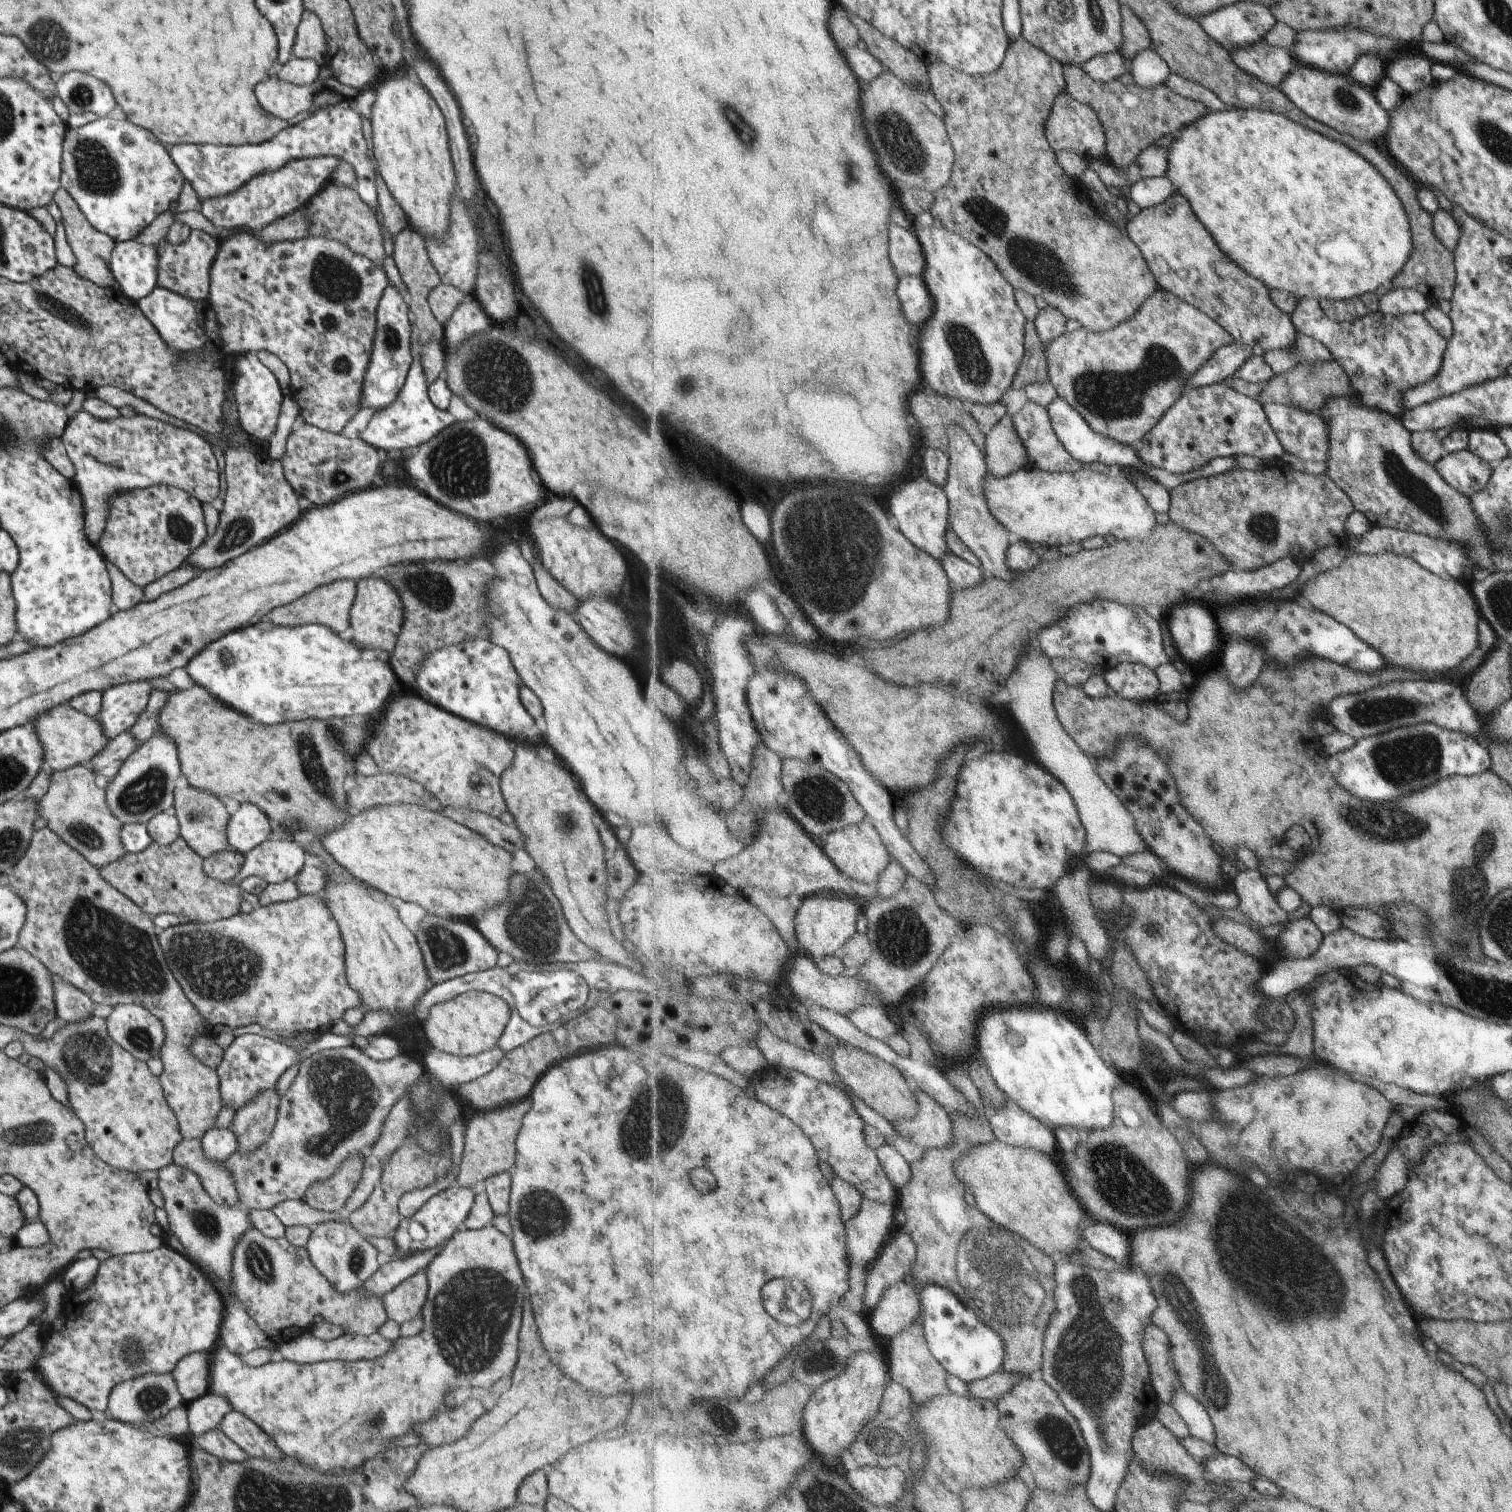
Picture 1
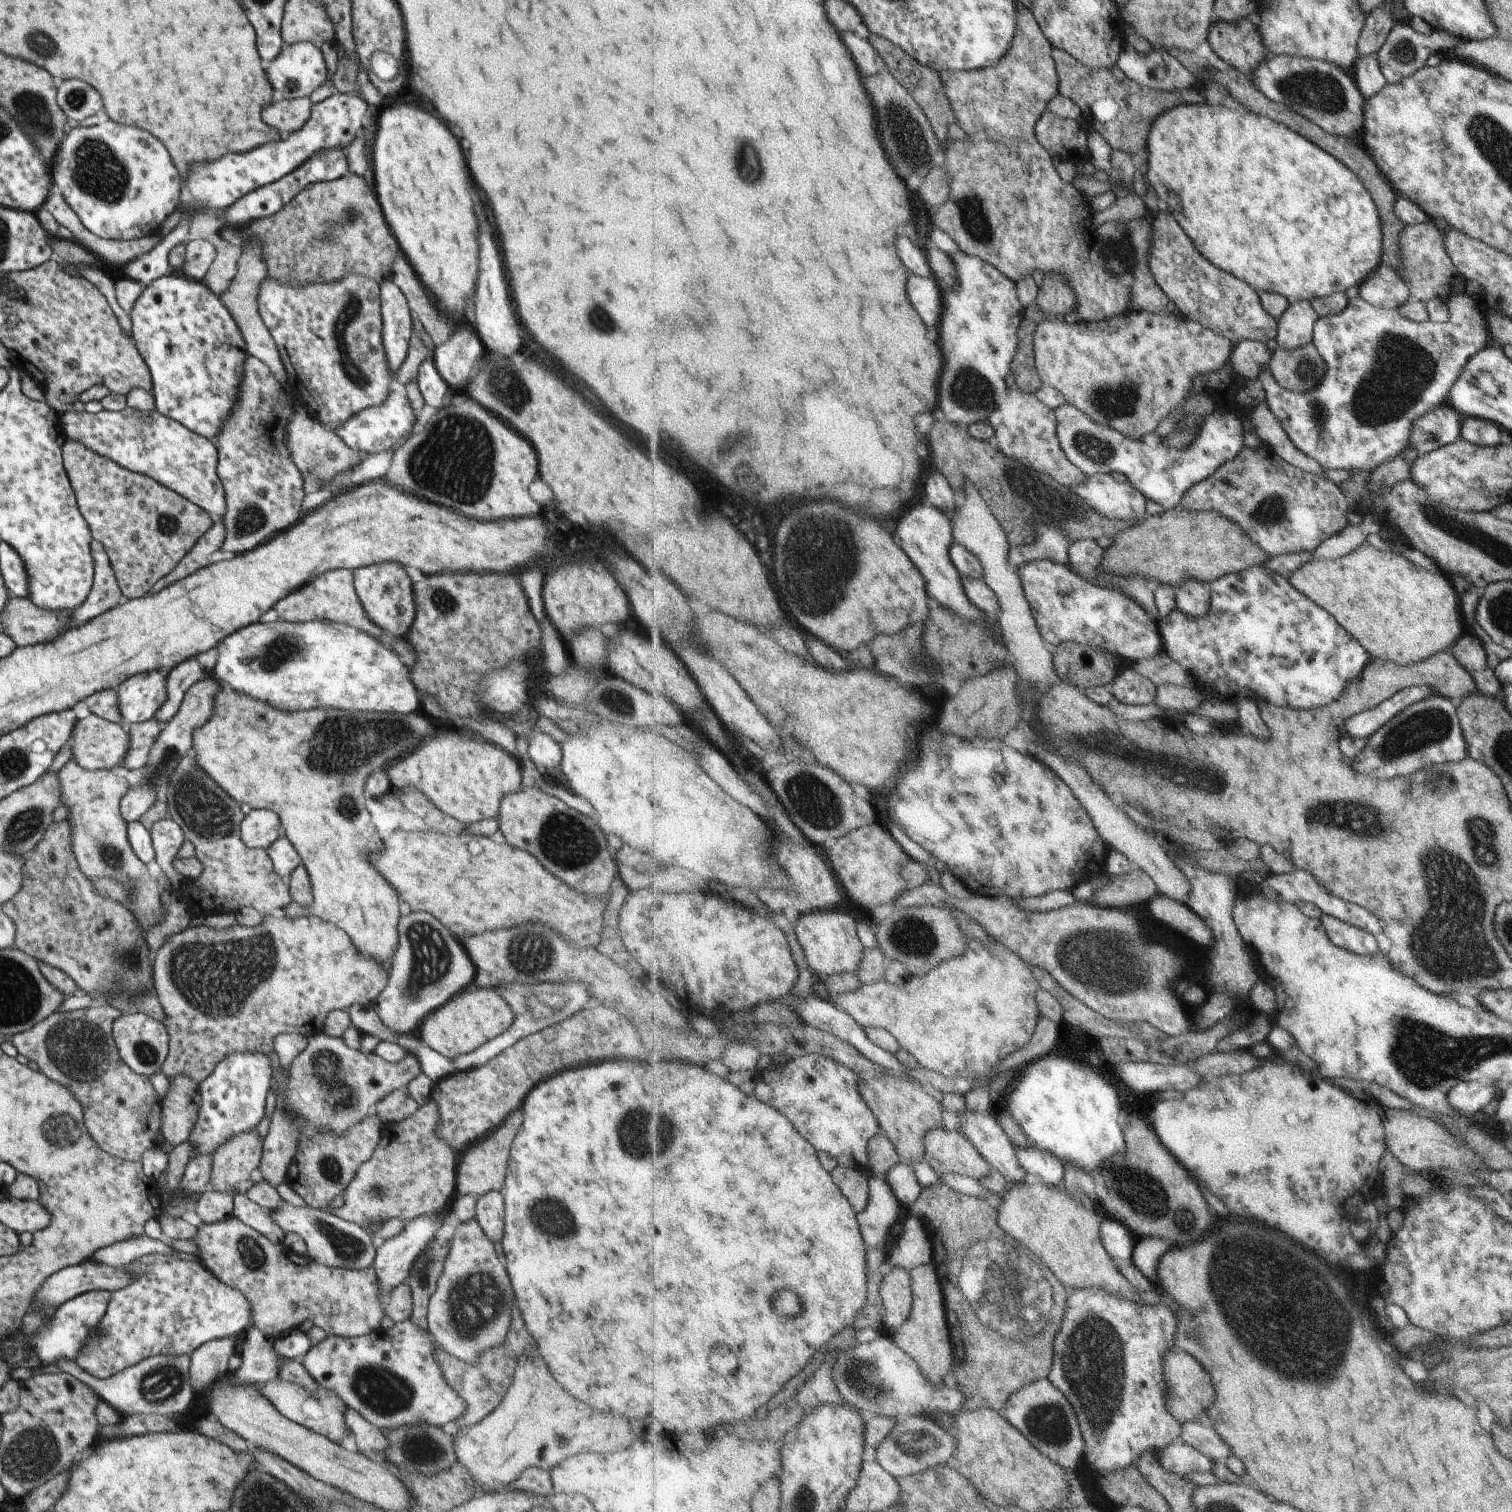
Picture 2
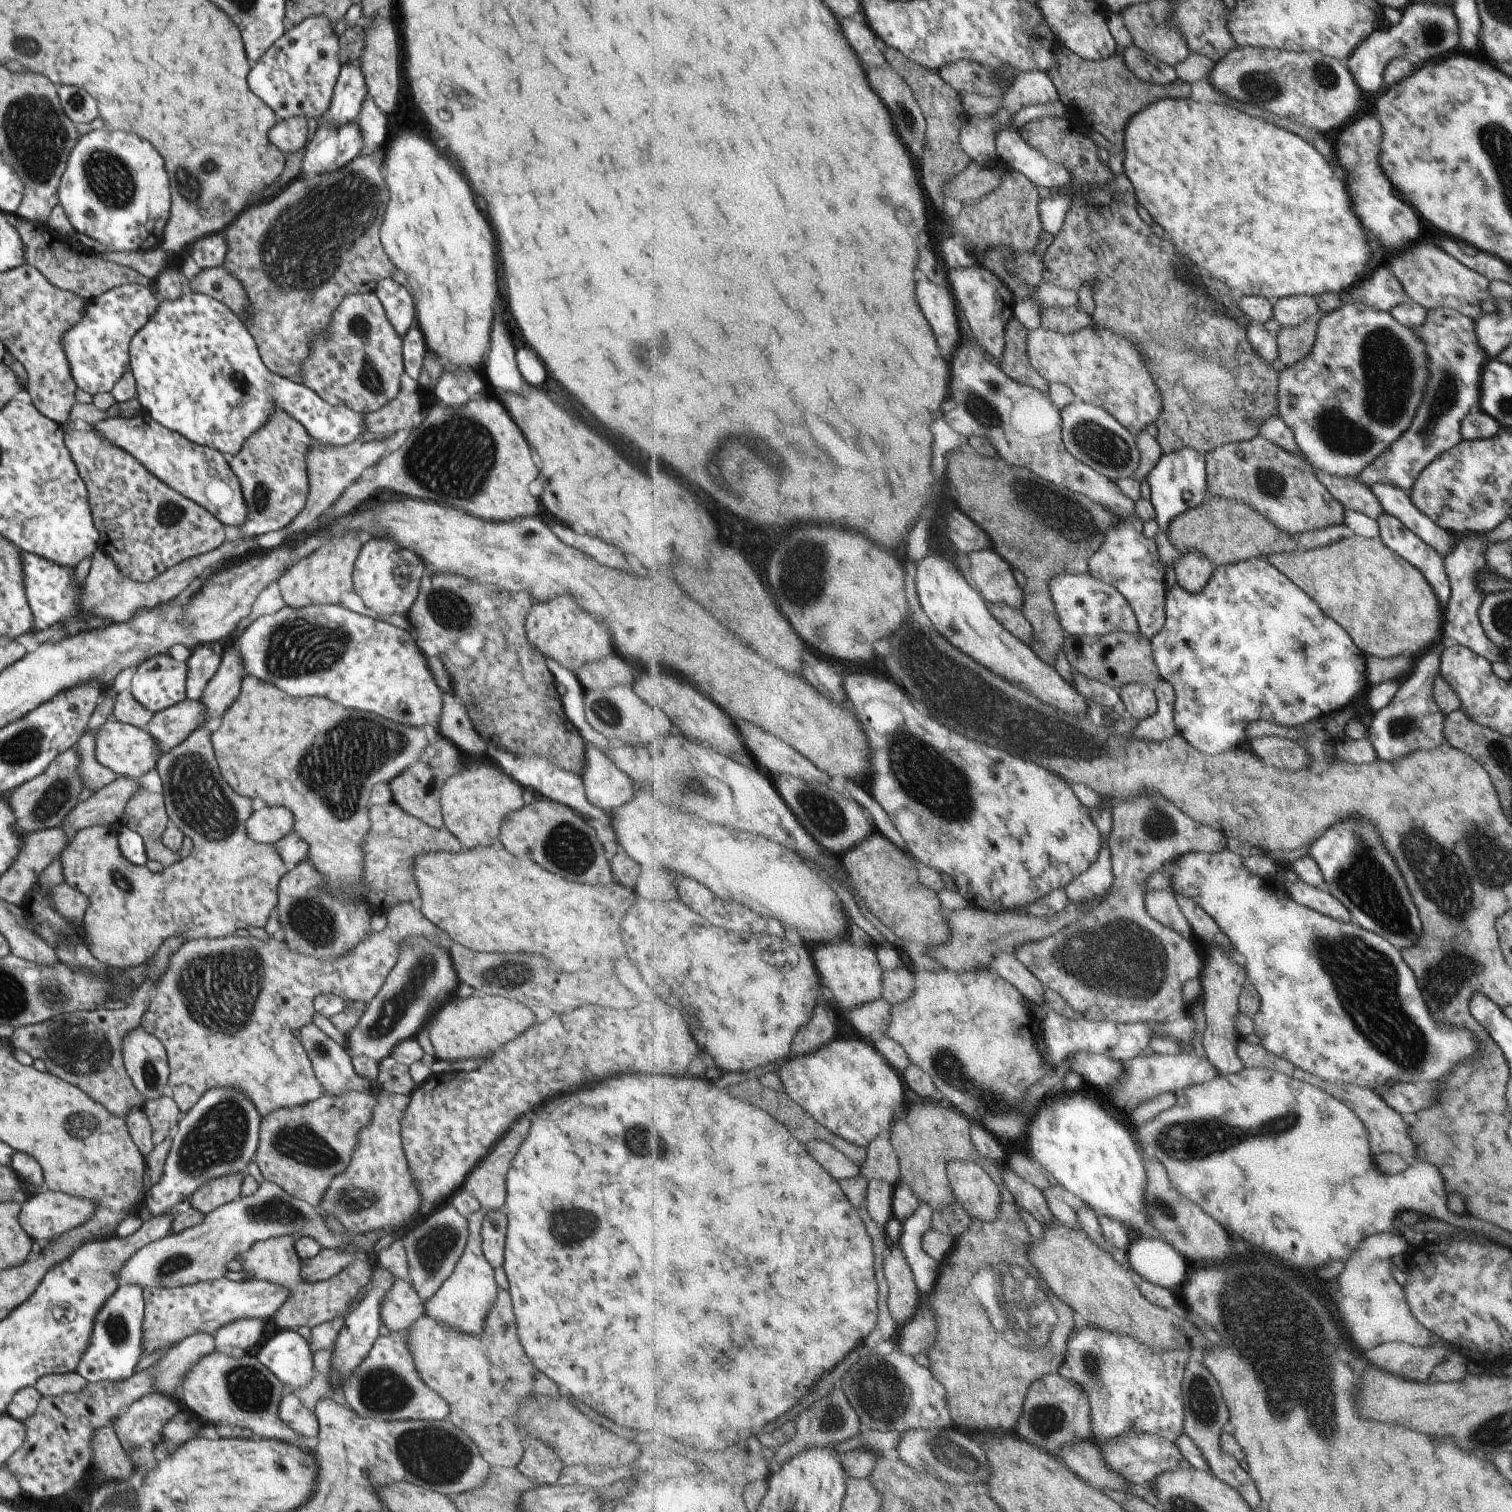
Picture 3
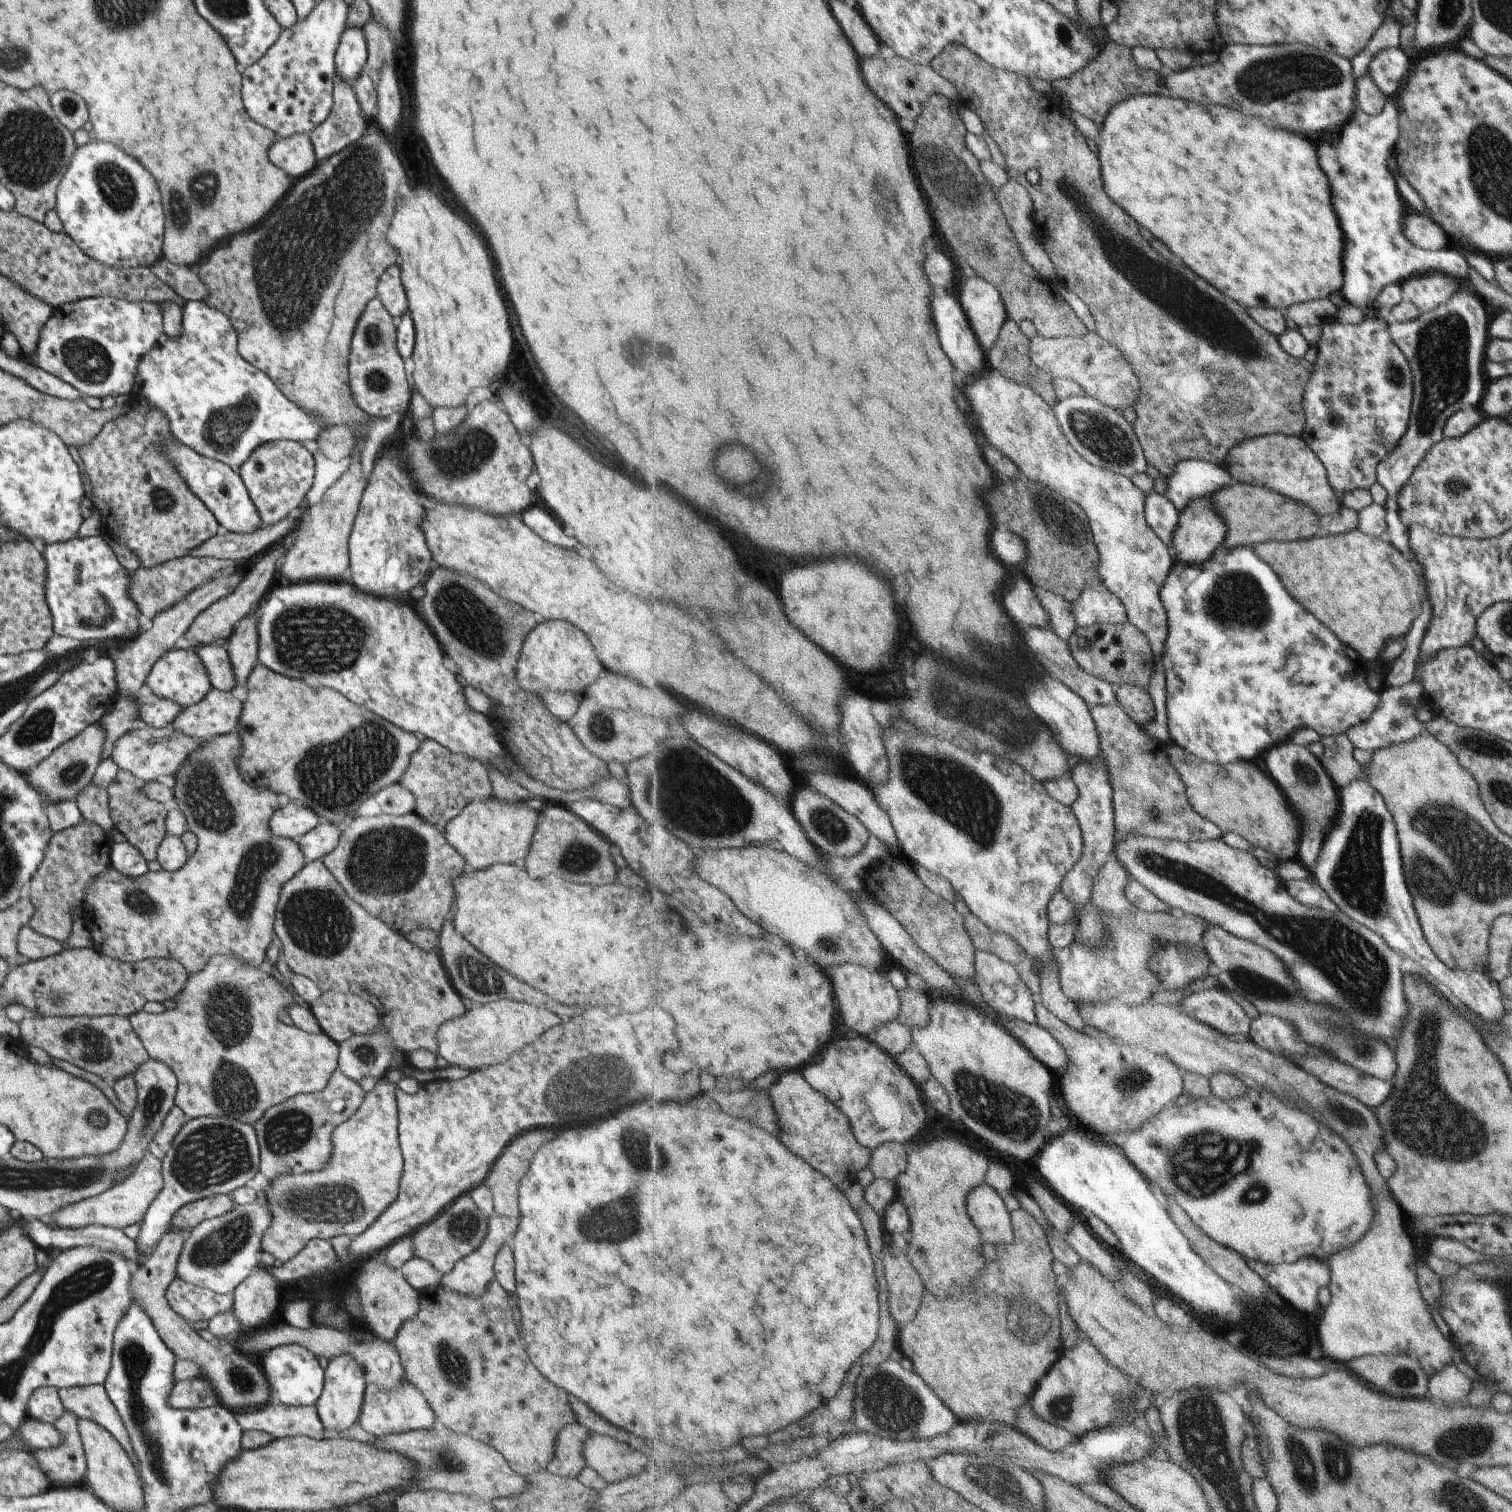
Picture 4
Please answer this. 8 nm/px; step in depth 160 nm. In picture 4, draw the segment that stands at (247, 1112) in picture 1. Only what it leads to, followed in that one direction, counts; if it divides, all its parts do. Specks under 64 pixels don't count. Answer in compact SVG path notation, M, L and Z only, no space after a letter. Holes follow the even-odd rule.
M215 1194L206 1198L193 1200L183 1204L171 1218L170 1228L175 1230L190 1231L205 1218L214 1218L229 1212L233 1207L230 1194Z

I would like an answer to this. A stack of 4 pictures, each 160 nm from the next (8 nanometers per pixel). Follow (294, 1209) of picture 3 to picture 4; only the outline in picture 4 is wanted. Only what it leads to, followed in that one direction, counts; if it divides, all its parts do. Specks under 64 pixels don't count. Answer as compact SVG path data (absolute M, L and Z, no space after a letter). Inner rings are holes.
M266 1199L262 1203L255 1200L250 1204L234 1205L229 1212L225 1212L221 1216L201 1220L190 1229L187 1240L181 1246L181 1252L179 1252L177 1264L175 1264L175 1279L187 1282L191 1286L211 1290L216 1294L232 1294L235 1286L257 1268L261 1238L263 1232L269 1228L269 1224L271 1224L271 1210L269 1210Z

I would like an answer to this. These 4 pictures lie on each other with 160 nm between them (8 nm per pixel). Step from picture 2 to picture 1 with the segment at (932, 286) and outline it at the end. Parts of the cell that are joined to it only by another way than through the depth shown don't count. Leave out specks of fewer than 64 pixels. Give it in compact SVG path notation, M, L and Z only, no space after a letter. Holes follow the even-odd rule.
M903 276L901 286L897 290L903 310L913 324L925 324L934 313L934 298L929 292L923 278L918 276Z

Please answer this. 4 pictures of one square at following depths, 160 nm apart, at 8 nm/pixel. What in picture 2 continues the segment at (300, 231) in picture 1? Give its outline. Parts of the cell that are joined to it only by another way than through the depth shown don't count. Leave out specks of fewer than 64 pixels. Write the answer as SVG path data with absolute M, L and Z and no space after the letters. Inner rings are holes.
M250 237L241 250L241 254L236 263L235 275L231 278L227 288L220 292L218 298L229 311L231 318L233 318L237 328L241 331L241 336L246 344L245 347L248 350L248 354L264 362L274 374L274 377L280 382L283 390L286 390L287 378L284 366L281 364L276 344L273 342L272 336L269 334L267 328L265 328L257 310L256 300L259 285L266 278L266 266L262 262L260 243L257 243L256 239Z

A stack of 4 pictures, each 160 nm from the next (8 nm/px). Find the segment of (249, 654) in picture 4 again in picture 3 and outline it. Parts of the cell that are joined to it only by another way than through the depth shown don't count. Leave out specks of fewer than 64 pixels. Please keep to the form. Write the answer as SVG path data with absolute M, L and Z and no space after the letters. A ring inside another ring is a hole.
M232 644L227 645L220 655L219 669L212 678L209 678L199 698L199 702L203 704L203 722L199 726L205 726L207 722L216 722L220 719L237 698L241 678L244 676L237 652L233 650Z

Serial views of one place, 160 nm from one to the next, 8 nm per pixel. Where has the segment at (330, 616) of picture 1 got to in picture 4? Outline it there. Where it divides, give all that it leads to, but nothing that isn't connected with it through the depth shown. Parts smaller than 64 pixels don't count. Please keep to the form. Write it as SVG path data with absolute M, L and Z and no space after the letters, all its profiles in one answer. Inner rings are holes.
M357 443L348 458L343 474L323 492L320 500L302 510L293 528L294 539L286 548L279 564L279 572L289 582L345 581L350 582L348 561L348 536L363 494L363 472L359 464L362 443Z

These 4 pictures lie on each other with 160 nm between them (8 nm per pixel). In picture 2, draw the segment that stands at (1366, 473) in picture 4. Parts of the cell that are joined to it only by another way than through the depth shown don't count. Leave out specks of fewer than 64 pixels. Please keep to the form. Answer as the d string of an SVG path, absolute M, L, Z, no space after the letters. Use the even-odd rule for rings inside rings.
M1469 293L1456 294L1447 302L1449 316L1445 323L1417 323L1396 310L1370 306L1358 297L1349 298L1341 313L1315 317L1312 344L1323 358L1327 374L1323 374L1321 382L1311 392L1281 388L1270 368L1259 374L1257 380L1266 390L1271 412L1279 418L1293 443L1313 458L1322 470L1372 472L1377 466L1393 461L1412 441L1416 422L1441 403L1467 363L1488 345L1488 325L1483 322L1481 311L1473 302L1474 298Z

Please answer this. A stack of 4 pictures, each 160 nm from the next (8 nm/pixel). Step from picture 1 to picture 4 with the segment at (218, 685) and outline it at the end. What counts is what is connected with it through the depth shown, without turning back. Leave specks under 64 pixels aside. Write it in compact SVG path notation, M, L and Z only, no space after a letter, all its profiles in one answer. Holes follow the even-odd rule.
M301 581L267 591L259 601L256 614L257 662L270 671L303 680L309 686L329 686L353 704L365 706L391 724L420 738L434 740L451 752L465 755L508 776L503 769L503 760L513 759L513 756L502 742L499 727L492 722L490 714L477 712L468 705L464 685L441 664L437 640L415 608L391 597L374 597L361 592L351 582Z

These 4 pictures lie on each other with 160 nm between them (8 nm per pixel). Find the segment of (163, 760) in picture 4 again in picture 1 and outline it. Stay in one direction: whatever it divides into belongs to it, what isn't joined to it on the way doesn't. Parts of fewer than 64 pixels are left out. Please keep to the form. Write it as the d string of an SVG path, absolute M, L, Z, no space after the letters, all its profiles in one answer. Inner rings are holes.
M67 705L55 706L43 714L37 714L37 718L33 718L33 722L29 725L35 730L37 742L41 744L43 767L51 772L76 765L87 765L91 758L94 758L99 750L103 750L105 744L110 741L101 734L101 726L97 726L97 720L76 712Z

